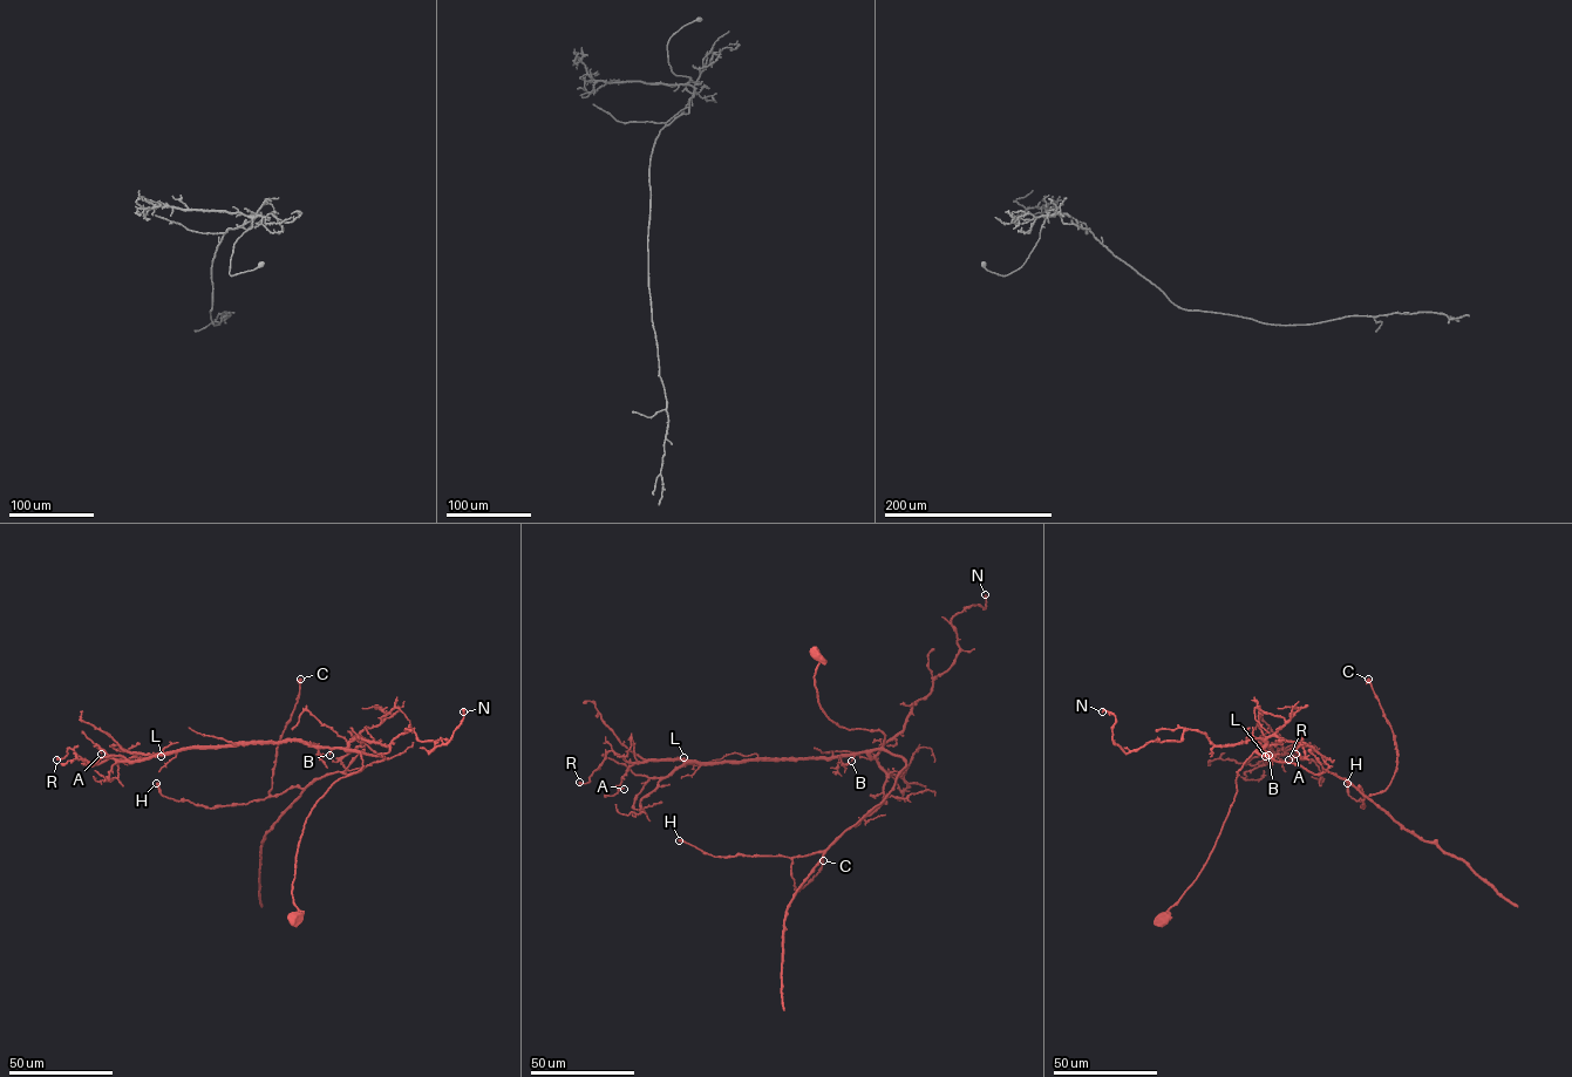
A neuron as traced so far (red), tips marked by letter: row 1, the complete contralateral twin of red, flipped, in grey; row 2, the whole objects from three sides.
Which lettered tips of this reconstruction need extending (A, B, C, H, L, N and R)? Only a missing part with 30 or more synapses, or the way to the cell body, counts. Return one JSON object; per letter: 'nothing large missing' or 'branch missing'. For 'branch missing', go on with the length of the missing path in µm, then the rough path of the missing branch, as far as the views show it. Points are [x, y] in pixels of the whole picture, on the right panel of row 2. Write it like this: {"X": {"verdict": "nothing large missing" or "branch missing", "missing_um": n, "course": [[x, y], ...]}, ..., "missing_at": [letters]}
{"A": {"verdict": "nothing large missing"}, "B": {"verdict": "nothing large missing"}, "C": {"verdict": "nothing large missing"}, "H": {"verdict": "nothing large missing"}, "L": {"verdict": "nothing large missing"}, "N": {"verdict": "nothing large missing"}, "R": {"verdict": "nothing large missing"}, "missing_at": []}

